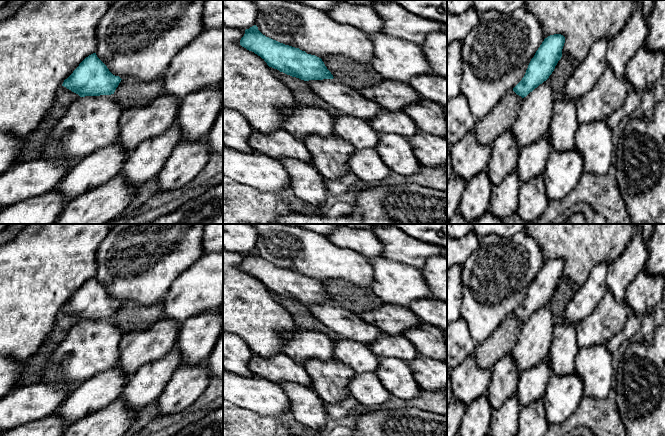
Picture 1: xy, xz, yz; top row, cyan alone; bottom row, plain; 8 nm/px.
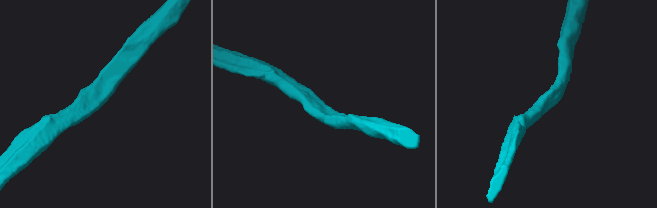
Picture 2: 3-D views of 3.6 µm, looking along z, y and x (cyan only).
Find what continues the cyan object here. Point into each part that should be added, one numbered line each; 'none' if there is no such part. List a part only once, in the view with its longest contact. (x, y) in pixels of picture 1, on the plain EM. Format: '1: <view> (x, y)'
none

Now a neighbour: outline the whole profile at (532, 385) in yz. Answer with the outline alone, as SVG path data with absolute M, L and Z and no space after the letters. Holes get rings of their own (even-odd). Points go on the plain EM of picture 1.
M546 360L520 374L516 396L521 407L543 398L551 376Z

